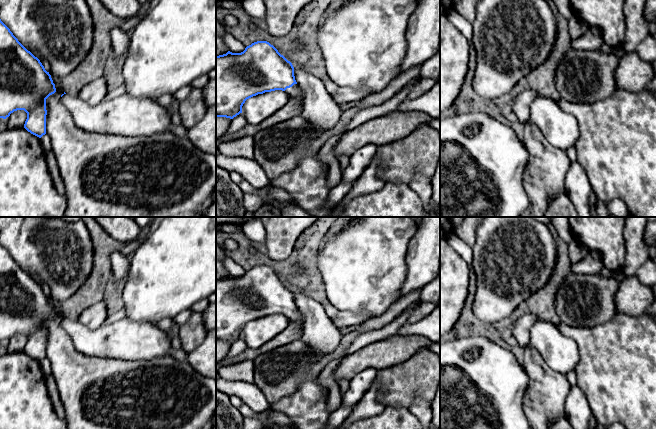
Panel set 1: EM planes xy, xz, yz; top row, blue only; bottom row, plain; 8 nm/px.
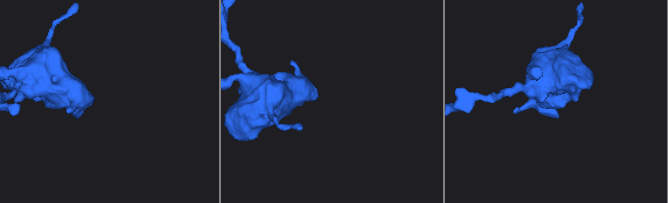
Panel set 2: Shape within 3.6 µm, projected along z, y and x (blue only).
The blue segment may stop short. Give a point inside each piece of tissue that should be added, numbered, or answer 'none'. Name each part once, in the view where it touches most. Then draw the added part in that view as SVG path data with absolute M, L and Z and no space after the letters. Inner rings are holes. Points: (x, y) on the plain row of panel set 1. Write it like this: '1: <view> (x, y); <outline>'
1: xz (295, 316); M294 308L292 311L287 312L285 316L289 319L291 323L294 324L296 328L303 329L305 316L298 308Z

